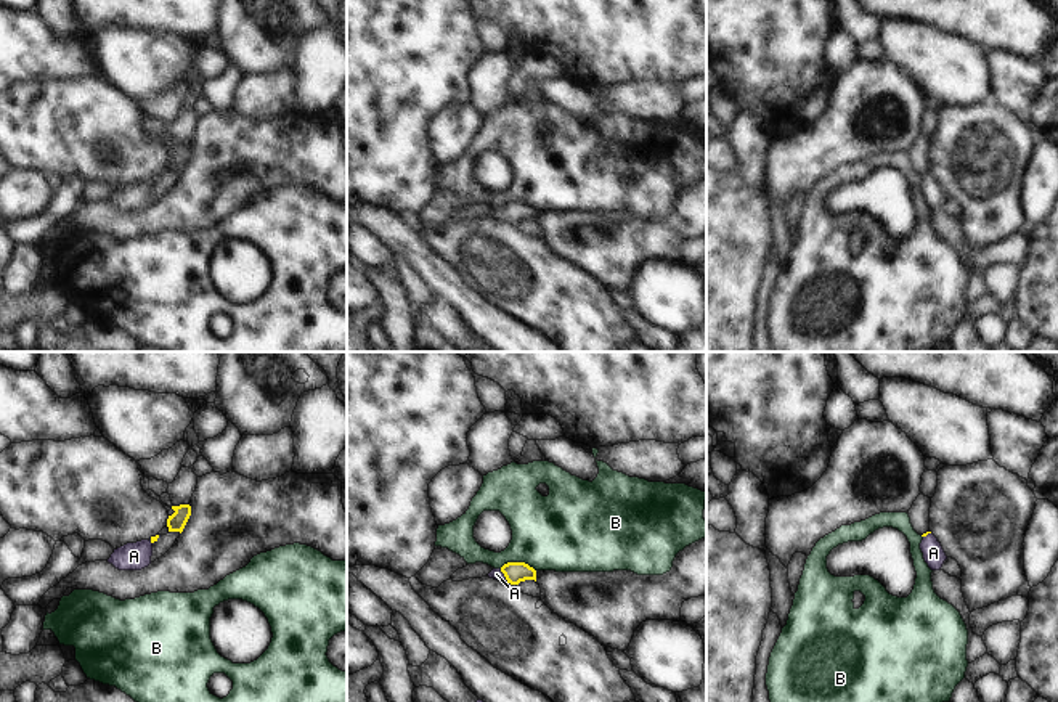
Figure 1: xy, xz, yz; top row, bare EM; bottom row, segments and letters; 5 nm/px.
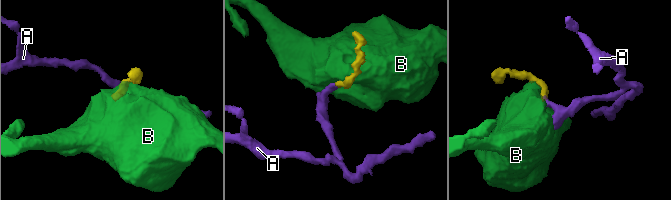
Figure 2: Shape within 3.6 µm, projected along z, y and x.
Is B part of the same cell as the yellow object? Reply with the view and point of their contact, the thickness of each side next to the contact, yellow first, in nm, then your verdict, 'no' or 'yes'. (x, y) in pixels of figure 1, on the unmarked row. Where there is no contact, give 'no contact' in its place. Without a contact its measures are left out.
contact xz (517, 203); calibres 110 and 380 nm; no

